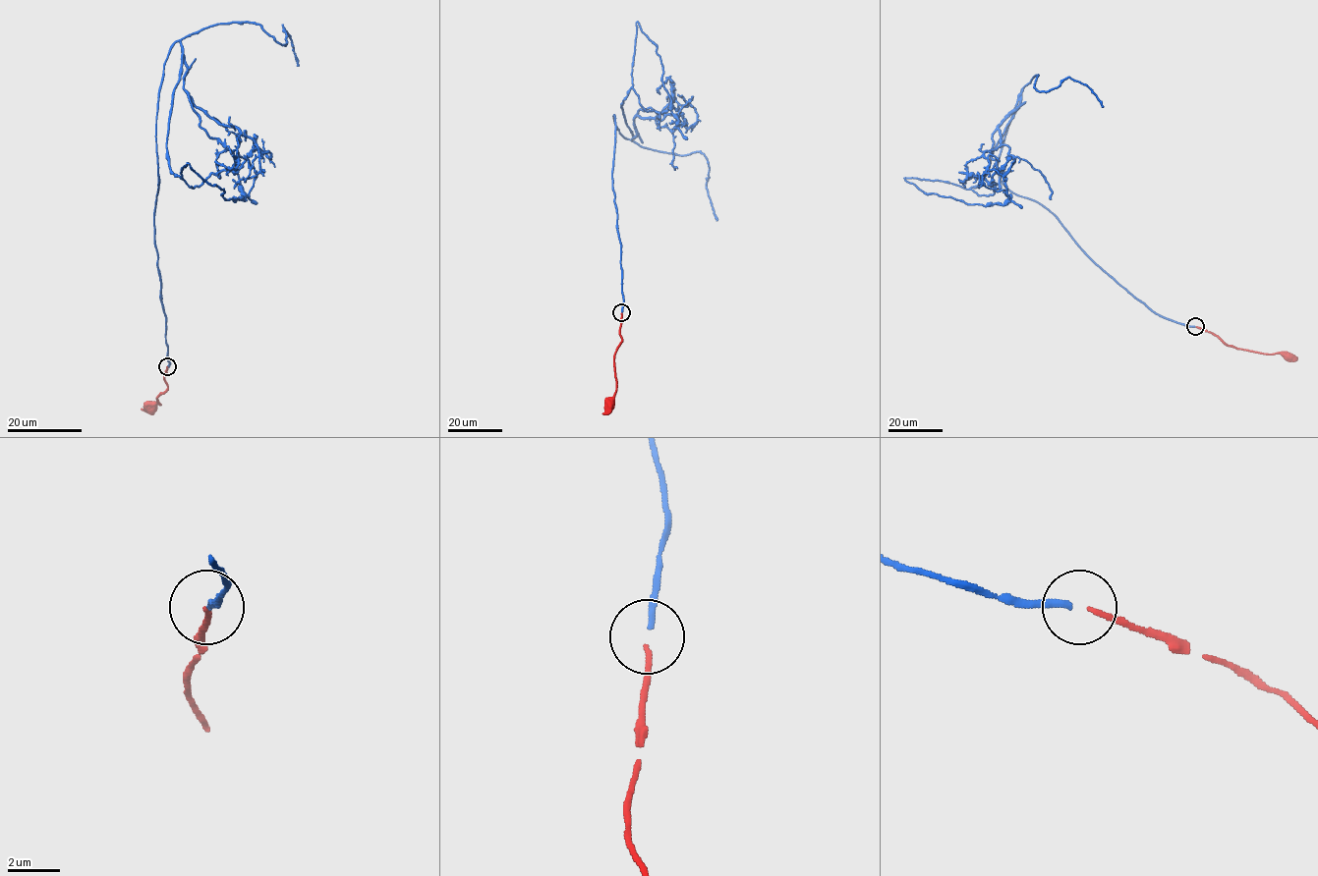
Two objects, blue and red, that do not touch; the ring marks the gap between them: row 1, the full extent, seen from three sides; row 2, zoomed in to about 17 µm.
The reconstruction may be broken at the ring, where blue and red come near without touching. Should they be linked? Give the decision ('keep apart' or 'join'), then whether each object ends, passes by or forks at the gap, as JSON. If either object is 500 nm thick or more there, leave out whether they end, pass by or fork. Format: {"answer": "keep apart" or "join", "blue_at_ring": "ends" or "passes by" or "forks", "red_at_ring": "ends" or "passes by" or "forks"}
{"answer": "join", "blue_at_ring": "ends", "red_at_ring": "ends"}

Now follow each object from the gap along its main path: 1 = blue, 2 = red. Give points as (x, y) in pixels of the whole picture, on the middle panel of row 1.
1: (621, 311), (613, 116), (631, 139), (621, 105), (633, 85), (637, 22), (656, 45), (671, 114), (687, 139)
2: (621, 313), (622, 341), (613, 363), (616, 390), (609, 403)

